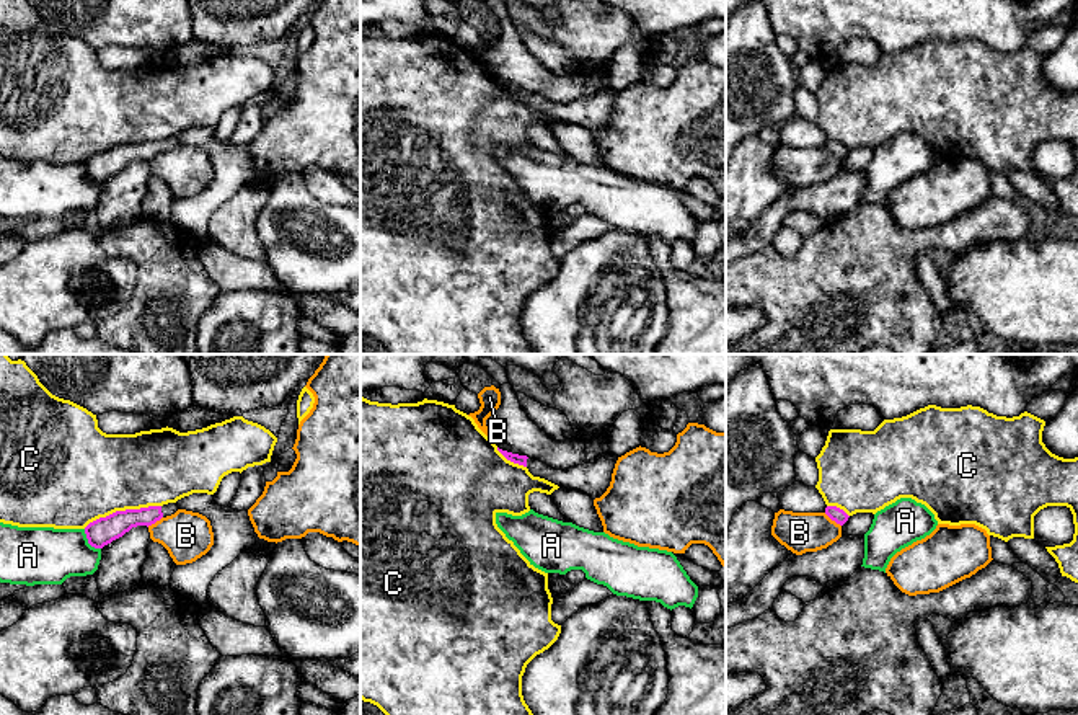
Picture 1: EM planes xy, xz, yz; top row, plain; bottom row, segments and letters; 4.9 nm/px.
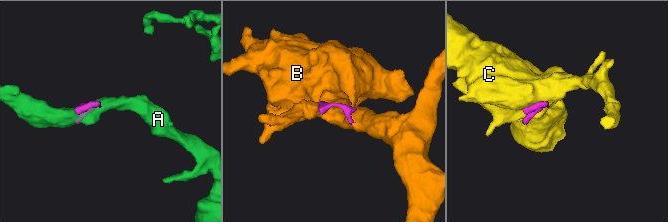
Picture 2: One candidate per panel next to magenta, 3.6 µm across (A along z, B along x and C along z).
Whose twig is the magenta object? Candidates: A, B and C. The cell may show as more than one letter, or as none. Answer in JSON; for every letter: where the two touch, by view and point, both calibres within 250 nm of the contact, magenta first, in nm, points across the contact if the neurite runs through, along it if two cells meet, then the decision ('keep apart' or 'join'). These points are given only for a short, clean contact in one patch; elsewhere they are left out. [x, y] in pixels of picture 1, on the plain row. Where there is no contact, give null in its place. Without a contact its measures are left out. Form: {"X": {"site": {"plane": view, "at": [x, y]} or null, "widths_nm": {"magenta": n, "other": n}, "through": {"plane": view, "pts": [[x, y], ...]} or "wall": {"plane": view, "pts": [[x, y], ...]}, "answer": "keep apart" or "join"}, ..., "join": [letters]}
{"A": {"site": {"plane": "xy", "at": [88, 177]}, "widths_nm": {"magenta": 140, "other": 280}, "answer": "keep apart"}, "B": {"site": {"plane": "yz", "at": [832, 154]}, "widths_nm": {"magenta": 70, "other": 200}, "answer": "keep apart"}, "C": {"site": {"plane": "xy", "at": [121, 146]}, "widths_nm": {"magenta": 140, "other": 440}, "answer": "keep apart"}, "join": []}

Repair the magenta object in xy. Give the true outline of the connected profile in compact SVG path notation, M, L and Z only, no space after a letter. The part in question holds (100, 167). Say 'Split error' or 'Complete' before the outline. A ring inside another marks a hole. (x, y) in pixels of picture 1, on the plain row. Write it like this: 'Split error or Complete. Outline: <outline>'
Split error. Outline: M175 137L163 140L148 140L140 144L116 145L106 152L99 152L85 162L88 178L95 183L103 183L113 175L122 171L132 162L152 160L161 152L171 150L179 142Z

